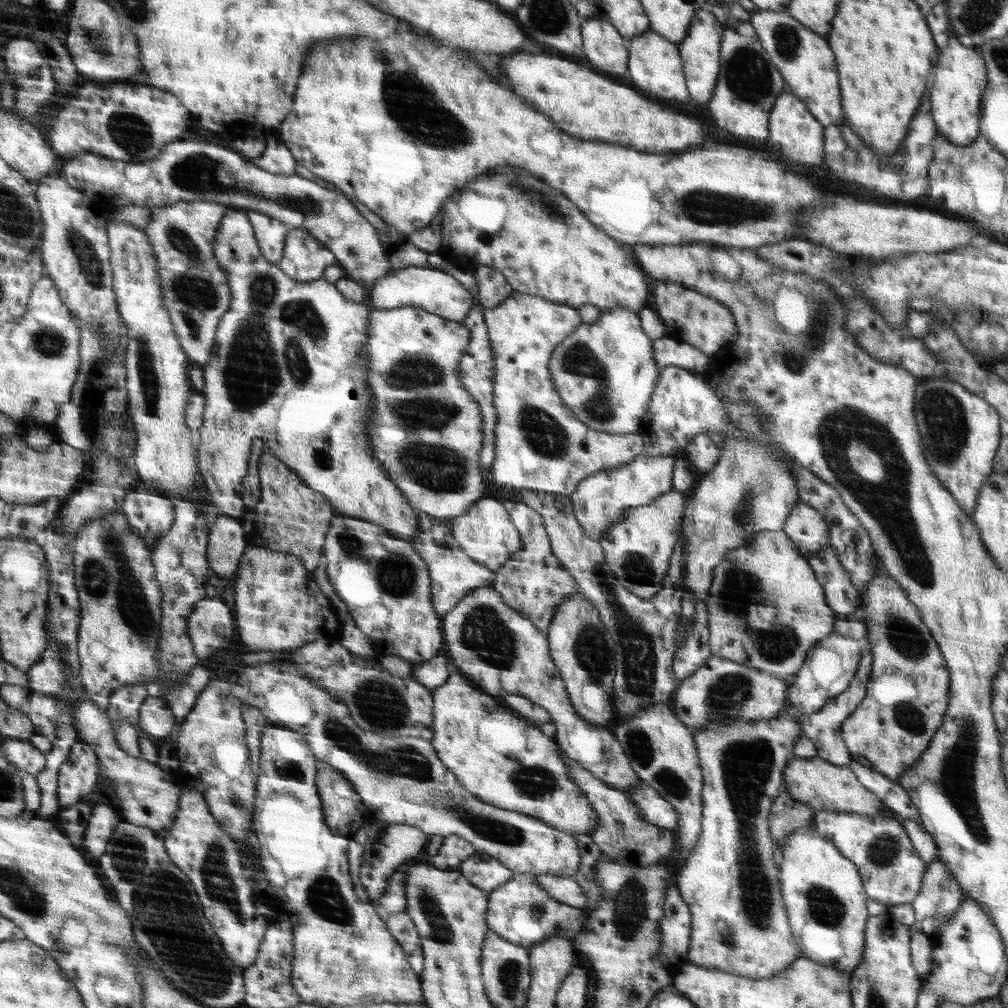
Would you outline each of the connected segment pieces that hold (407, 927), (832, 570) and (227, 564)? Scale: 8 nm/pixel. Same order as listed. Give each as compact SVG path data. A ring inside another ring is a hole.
M407 912L391 914L386 920L387 929L403 948L409 965L419 975L423 974L424 955L420 942L420 935Z
M827 546L819 556L807 558L816 580L824 589L826 602L838 618L857 610L861 604L859 592L848 571L842 566L840 556L832 546Z
M218 514L209 528L208 561L216 577L233 576L250 541L239 518Z

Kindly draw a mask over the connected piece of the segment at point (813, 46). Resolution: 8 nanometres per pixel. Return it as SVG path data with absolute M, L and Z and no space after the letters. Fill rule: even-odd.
M756 10L749 21L757 31L758 39L764 44L765 51L772 58L773 65L782 70L782 78L786 78L786 89L806 103L814 118L817 118L822 126L844 125L845 116L840 106L838 90L838 72L828 39L816 34L798 22L793 15L784 11Z

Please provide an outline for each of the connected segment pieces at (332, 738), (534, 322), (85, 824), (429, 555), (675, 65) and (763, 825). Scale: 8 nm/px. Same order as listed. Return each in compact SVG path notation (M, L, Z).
M274 661L251 667L245 666L236 672L234 692L238 694L243 704L258 707L270 724L281 724L289 730L298 730L297 734L306 734L306 738L310 738L310 746L314 746L314 754L318 754L318 761L337 768L344 774L346 780L353 784L354 791L361 796L363 810L368 810L371 819L385 821L386 824L415 826L426 834L438 834L443 837L455 834L468 839L477 852L498 860L517 874L572 877L580 867L580 852L572 834L551 827L541 819L532 818L518 811L506 810L478 799L476 795L462 787L457 775L441 762L440 756L429 740L412 736L382 738L382 735L362 730L362 727L358 727L353 718L350 718L346 703L327 693L314 681L303 677L292 663Z
M514 292L508 300L502 302L496 309L487 311L487 321L488 333L492 336L492 347L494 352L496 352L495 359L493 360L496 370L493 387L493 405L498 418L495 424L495 457L492 461L492 476L494 477L494 482L498 482L498 484L505 487L509 486L510 488L516 486L516 488L530 488L530 490L534 491L544 490L544 492L560 492L560 494L569 495L576 492L577 486L584 481L586 477L590 477L600 471L628 465L634 457L644 454L646 441L643 433L606 434L606 432L600 432L586 426L584 422L580 422L571 414L570 409L560 398L557 389L554 387L554 383L552 383L552 375L550 375L547 364L554 347L560 344L569 334L572 334L581 323L581 314L577 308L564 305L563 303L554 303L549 299L544 299L539 296Z
M81 801L79 804L62 809L56 819L58 825L69 835L82 854L86 853L87 850L87 848L84 848L84 838L86 838L86 831L90 826L92 817L93 808Z
M422 511L416 513L421 529L408 541L428 563L429 574L432 576L432 603L437 614L444 617L449 610L456 608L458 601L472 589L493 587L495 573L488 566L470 558L470 555L461 549L457 539L453 537L452 526L448 519L434 518Z
M652 29L638 34L630 41L630 82L635 88L642 90L654 98L660 98L665 104L680 104L688 100L688 91L682 74L682 61L680 60L680 46L676 43L669 42Z
M788 709L788 712L784 712L784 714L779 715L778 718L762 721L711 721L708 723L708 725L706 725L706 727L702 727L700 731L696 731L696 733L693 734L698 734L697 754L702 754L702 766L706 766L706 830L701 831L701 836L699 837L697 846L692 850L692 855L688 857L687 863L684 864L684 866L679 867L679 872L677 872L675 875L677 878L677 886L680 887L682 898L689 906L690 914L692 915L692 937L690 939L689 961L692 965L710 967L711 969L726 971L727 973L735 974L741 977L764 979L777 976L779 973L782 973L784 970L789 968L789 966L797 960L797 958L800 958L804 955L801 947L798 946L797 939L794 938L792 927L789 925L787 910L785 909L785 902L783 901L783 896L781 895L781 884L779 883L779 863L781 862L781 856L778 856L778 852L776 852L777 848L774 847L775 844L773 842L773 836L771 835L770 830L770 816L772 813L772 806L774 805L774 801L780 796L784 789L783 778L785 766L789 765L790 760L794 758L794 746L796 746L798 742L800 742L800 738L804 736L804 733L802 733L802 724L798 723L798 720L794 719L794 714L792 714L791 710Z

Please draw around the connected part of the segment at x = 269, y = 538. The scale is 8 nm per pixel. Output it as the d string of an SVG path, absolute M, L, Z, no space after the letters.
M263 452L259 463L259 485L261 499L251 509L260 526L267 526L268 534L258 534L256 545L265 546L267 549L293 554L304 562L306 570L313 572L317 566L323 563L323 549L327 538L328 524L334 521L332 503L326 502L326 497L308 487L304 482L296 478L295 472L288 472L288 494L286 494L286 463L278 460L272 453Z

